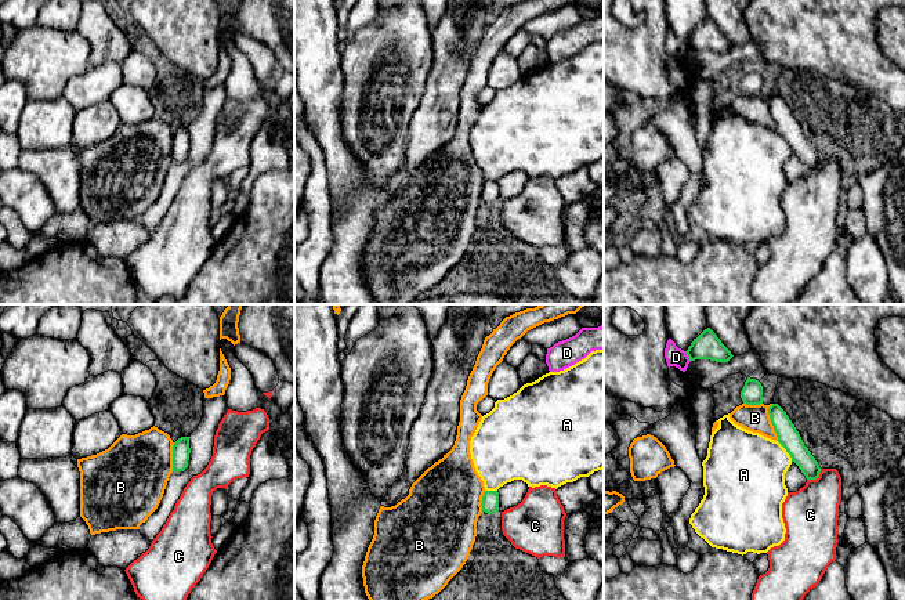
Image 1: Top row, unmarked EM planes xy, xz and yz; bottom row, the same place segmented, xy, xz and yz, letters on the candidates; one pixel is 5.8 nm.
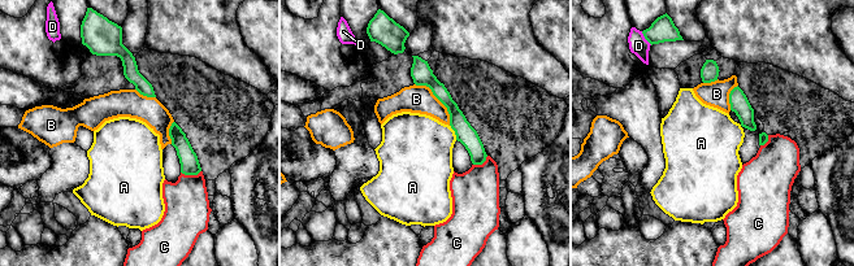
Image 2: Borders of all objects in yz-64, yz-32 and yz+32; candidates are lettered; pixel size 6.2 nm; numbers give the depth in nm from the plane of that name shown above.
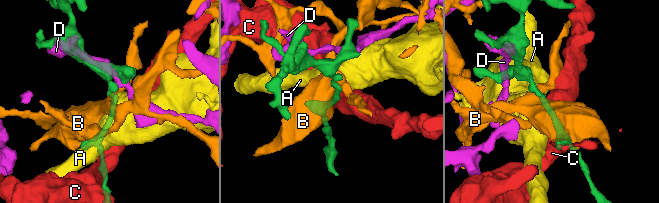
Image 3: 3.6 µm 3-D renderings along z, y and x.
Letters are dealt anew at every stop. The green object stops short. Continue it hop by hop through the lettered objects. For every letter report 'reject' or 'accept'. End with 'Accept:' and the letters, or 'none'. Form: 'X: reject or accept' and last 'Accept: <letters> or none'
A: reject
B: reject
C: reject
D: reject
Accept: none

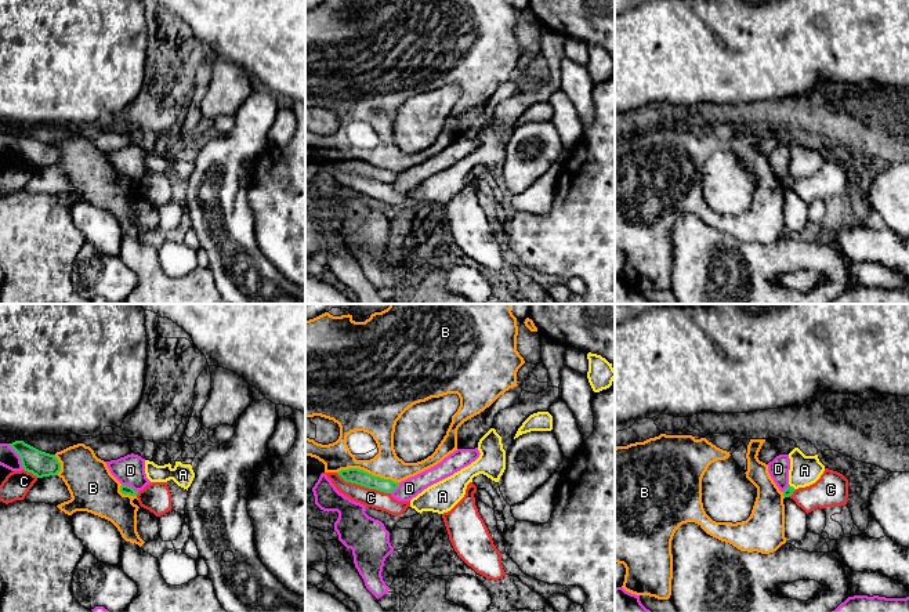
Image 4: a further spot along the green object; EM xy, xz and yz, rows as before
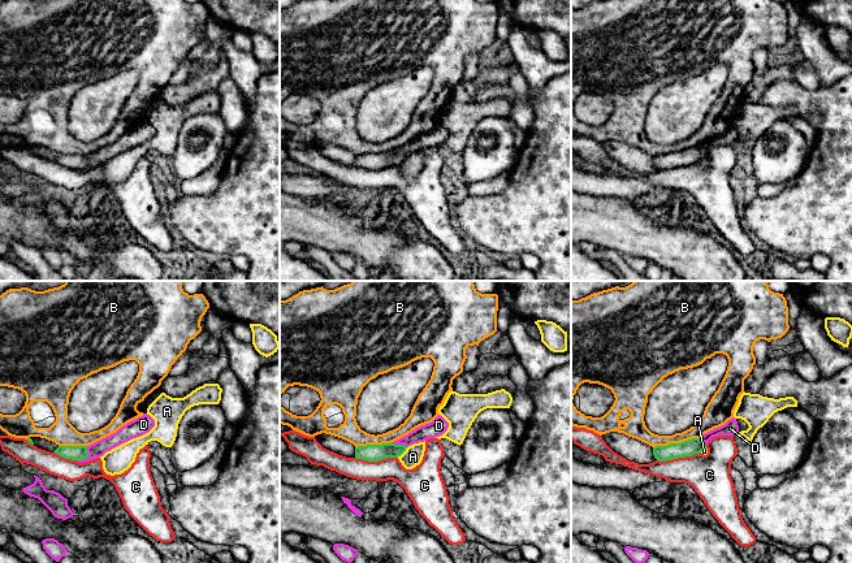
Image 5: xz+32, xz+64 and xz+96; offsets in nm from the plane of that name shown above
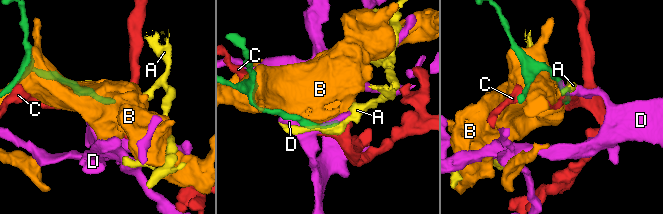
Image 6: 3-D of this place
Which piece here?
A: reject
B: reject
C: reject
D: reject
Accept: none

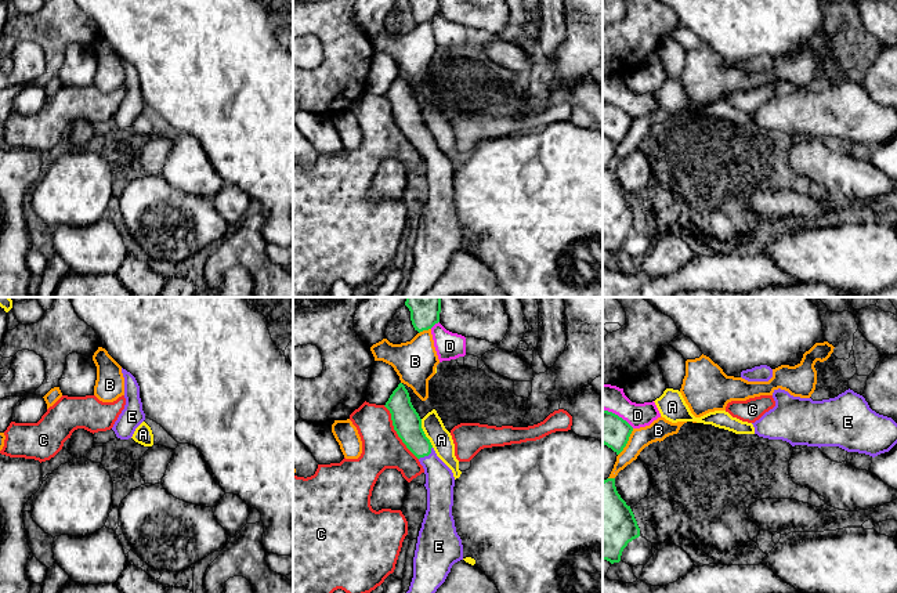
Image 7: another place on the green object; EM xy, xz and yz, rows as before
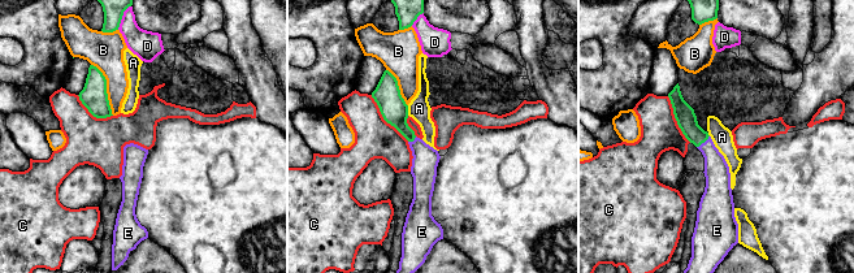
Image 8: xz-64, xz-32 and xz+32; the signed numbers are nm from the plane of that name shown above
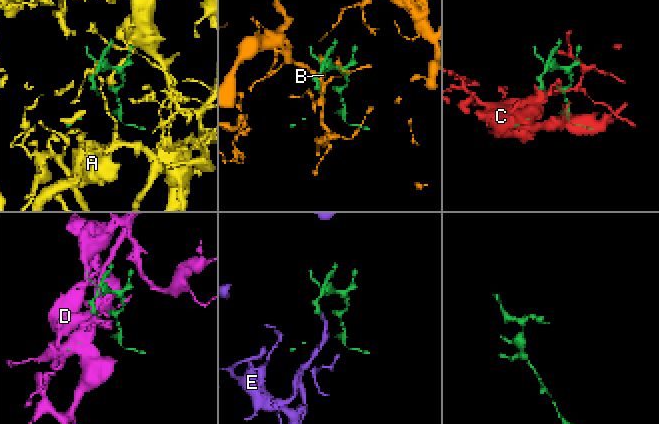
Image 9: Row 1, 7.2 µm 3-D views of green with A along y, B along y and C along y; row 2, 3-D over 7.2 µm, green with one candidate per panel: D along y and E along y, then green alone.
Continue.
A: reject
B: reject
C: reject
D: reject
E: accept
Accept: E

